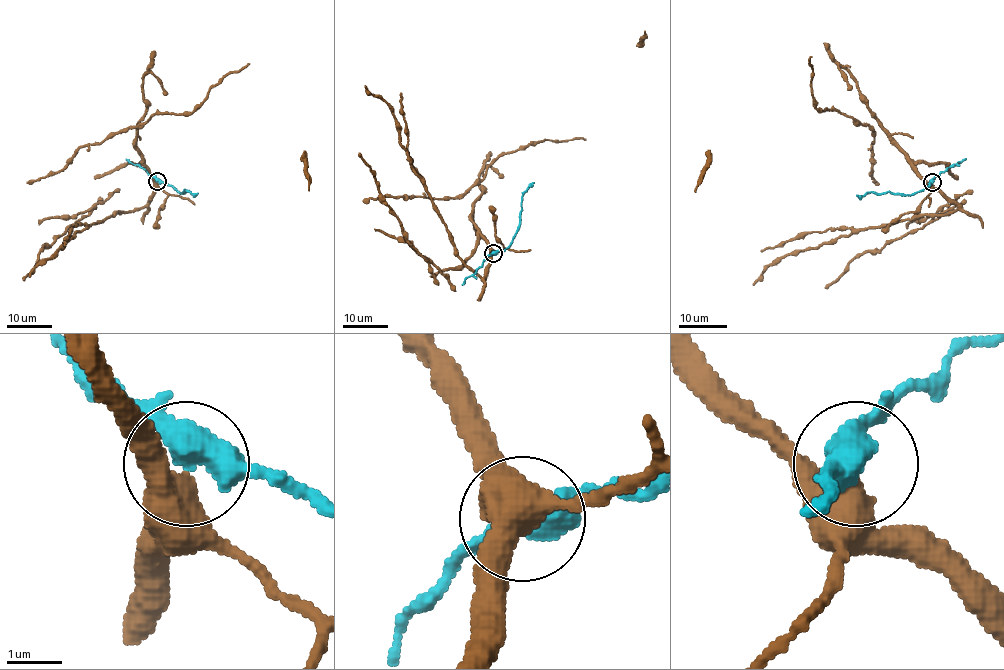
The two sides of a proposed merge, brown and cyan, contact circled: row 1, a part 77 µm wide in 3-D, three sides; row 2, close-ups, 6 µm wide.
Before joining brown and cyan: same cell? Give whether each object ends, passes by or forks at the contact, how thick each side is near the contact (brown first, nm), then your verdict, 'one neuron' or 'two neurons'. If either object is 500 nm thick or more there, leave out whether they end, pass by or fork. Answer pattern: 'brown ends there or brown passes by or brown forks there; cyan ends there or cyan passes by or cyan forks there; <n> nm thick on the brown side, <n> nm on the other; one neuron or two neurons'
400 nm thick on the brown side, 500 nm on the other; two neurons

